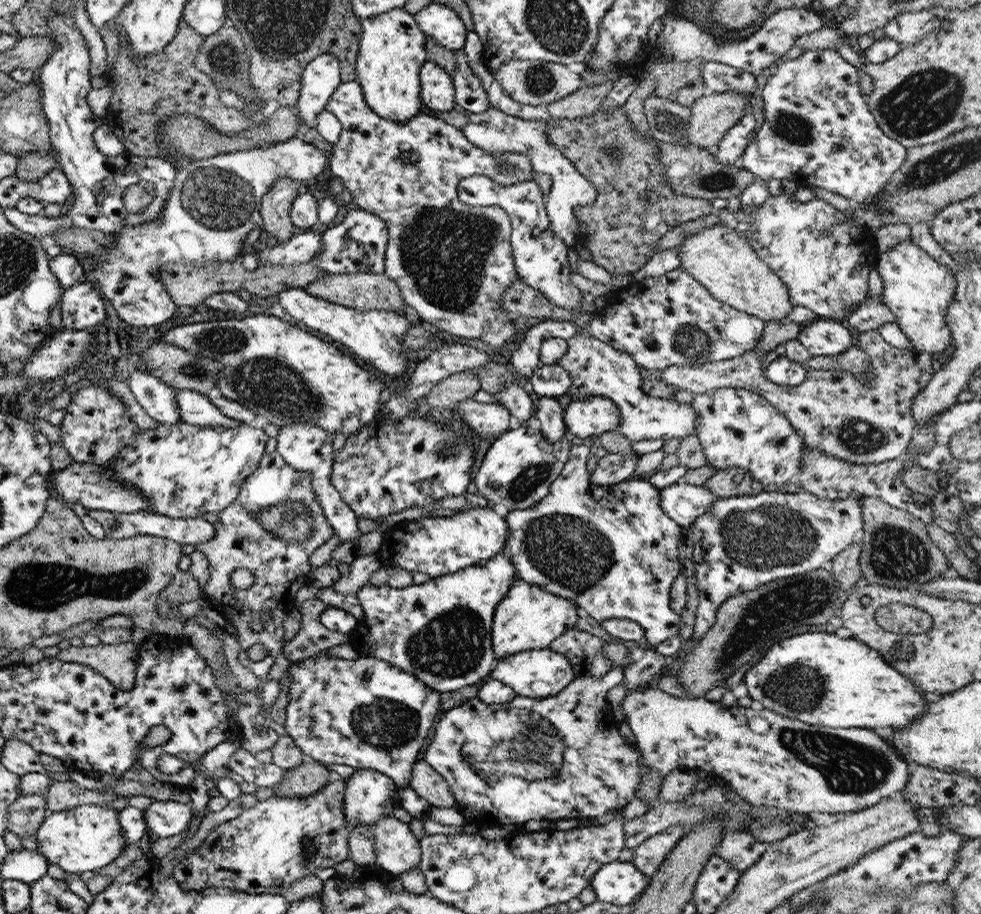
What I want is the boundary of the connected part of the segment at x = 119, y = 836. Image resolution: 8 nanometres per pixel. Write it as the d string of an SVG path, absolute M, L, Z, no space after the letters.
M84 804L72 810L49 813L34 836L39 853L65 873L81 874L104 868L130 845L125 842L117 812L106 805Z

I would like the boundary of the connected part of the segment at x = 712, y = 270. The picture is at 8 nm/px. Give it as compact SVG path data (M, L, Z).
M711 226L686 236L677 246L681 268L695 278L720 302L735 310L768 321L779 322L792 312L787 286L783 280L752 250L744 236L726 226Z

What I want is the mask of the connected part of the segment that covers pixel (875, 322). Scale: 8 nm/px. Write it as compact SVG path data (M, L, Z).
M874 295L860 303L852 316L847 316L846 320L859 332L866 332L867 330L878 330L884 324L895 323L896 316L886 304L881 302L881 297Z

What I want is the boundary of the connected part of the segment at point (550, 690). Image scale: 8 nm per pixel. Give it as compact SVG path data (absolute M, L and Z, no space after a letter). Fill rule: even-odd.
M546 648L546 650L524 650L524 652L510 654L506 658L500 658L489 674L489 678L514 689L517 696L544 699L558 695L560 690L566 689L566 686L569 686L577 677L575 667L570 665L564 654L558 654Z

